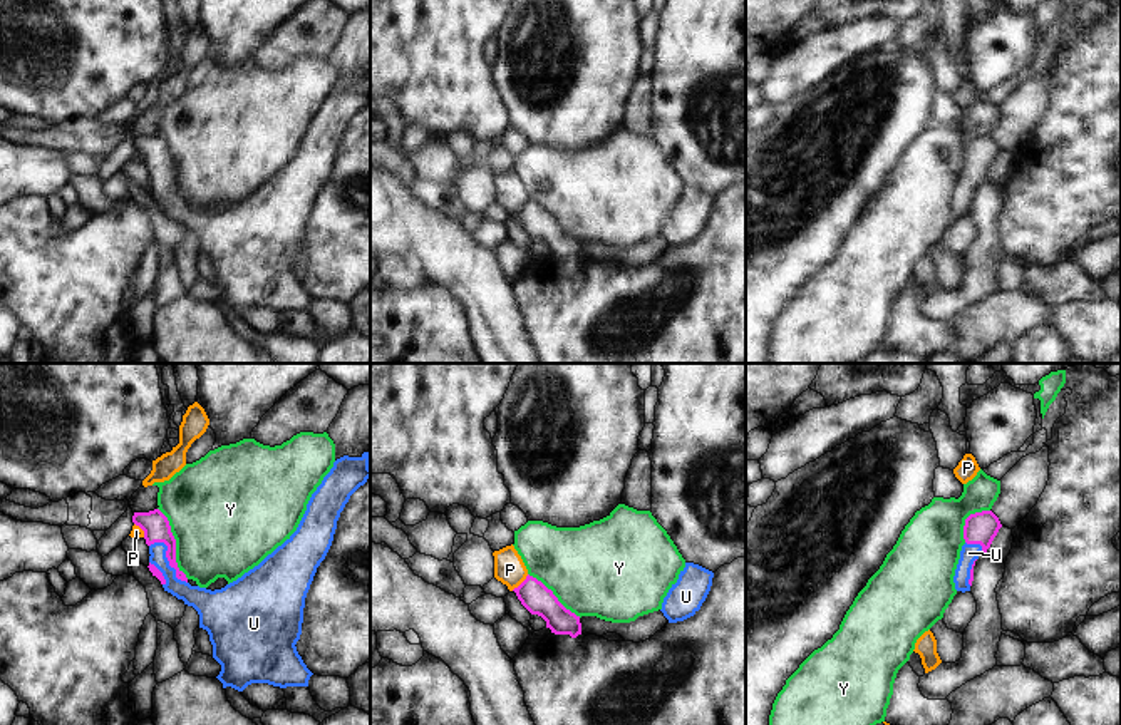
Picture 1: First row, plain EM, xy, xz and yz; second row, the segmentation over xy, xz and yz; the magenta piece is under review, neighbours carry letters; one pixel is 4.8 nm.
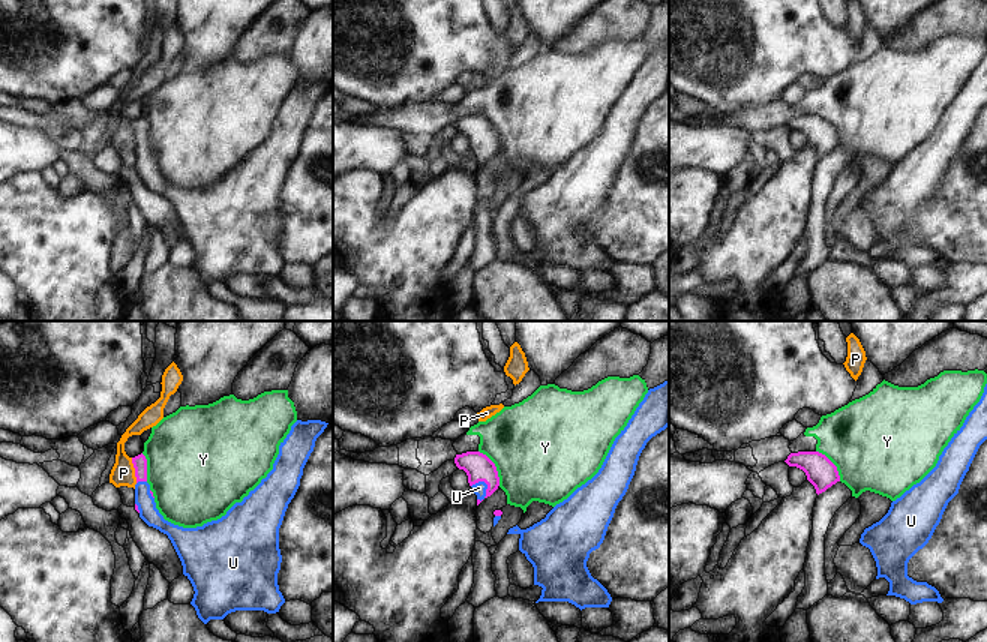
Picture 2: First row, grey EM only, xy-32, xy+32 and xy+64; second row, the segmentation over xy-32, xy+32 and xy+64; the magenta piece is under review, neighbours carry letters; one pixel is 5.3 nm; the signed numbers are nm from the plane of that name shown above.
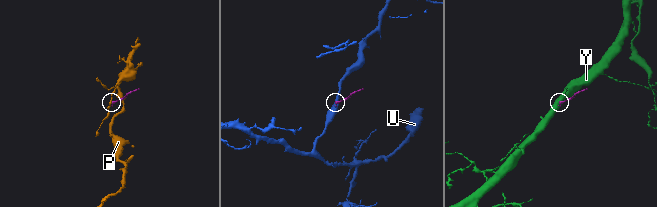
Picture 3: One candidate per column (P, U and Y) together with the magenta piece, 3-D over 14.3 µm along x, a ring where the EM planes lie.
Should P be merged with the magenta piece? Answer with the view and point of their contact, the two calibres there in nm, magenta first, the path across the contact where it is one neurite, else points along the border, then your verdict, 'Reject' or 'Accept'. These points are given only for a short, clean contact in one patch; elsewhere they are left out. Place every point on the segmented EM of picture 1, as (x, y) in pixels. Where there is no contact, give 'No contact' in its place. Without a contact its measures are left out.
Touches magenta at xz (521, 583). Thickness 150 nm (magenta) against 150 nm. Boundary: xz (528, 575), (511, 590). Reject

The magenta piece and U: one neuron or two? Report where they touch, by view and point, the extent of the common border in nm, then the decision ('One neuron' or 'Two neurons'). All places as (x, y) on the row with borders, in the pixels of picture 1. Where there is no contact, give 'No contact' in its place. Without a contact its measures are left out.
Touches magenta at xy (168, 560). Shared border 260 nm. One neuron

